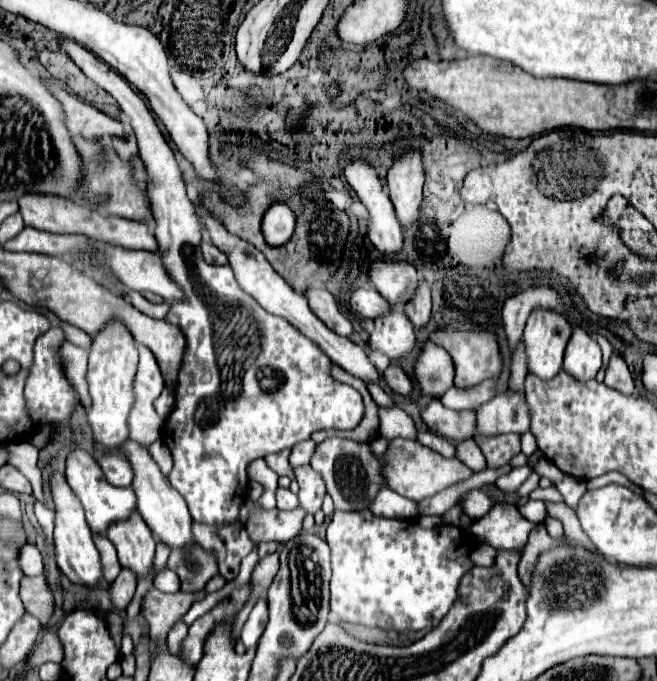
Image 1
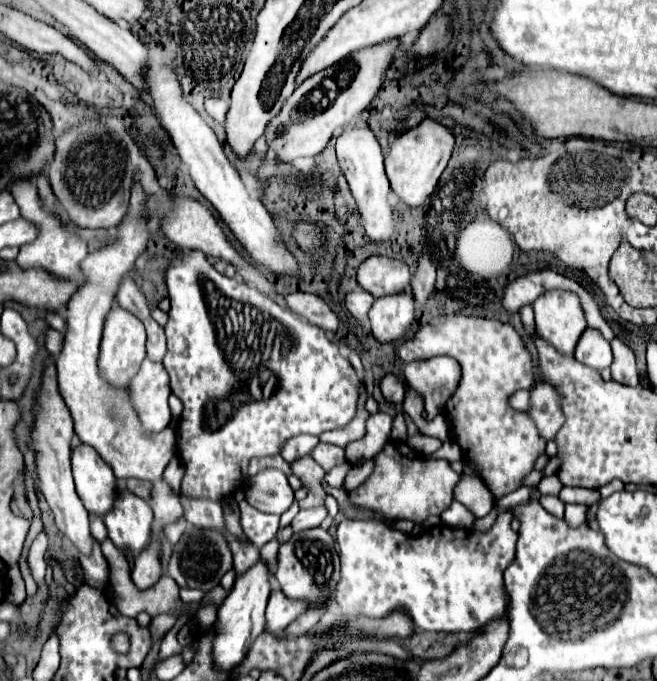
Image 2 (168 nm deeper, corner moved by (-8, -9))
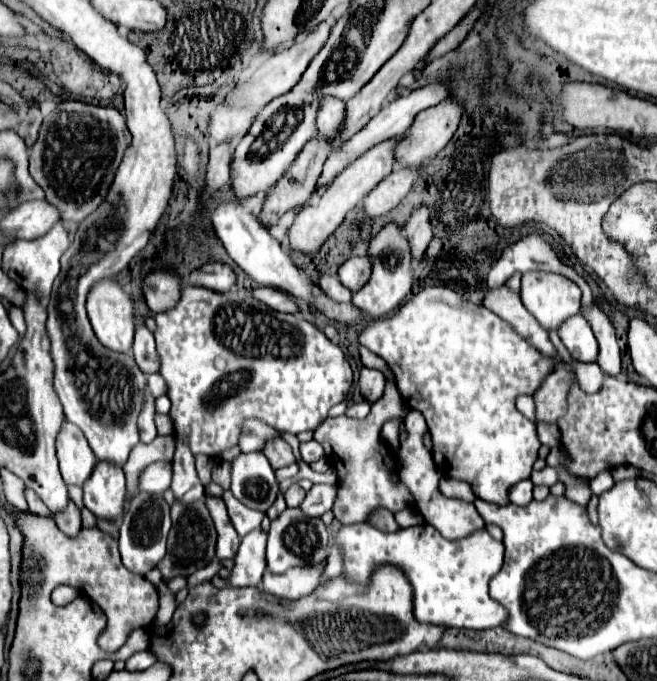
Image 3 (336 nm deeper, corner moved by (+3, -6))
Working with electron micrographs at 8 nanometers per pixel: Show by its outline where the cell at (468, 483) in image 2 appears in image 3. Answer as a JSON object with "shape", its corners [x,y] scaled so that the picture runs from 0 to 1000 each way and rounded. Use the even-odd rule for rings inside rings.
{"shape":[[[671,702],[668,720],[671,720],[671,725],[680,728],[680,731],[699,731],[699,734],[705,731],[705,734],[711,734],[711,737],[717,737],[720,731],[726,731],[726,728],[720,725],[720,717],[711,714],[711,708],[689,705],[689,702]]]}

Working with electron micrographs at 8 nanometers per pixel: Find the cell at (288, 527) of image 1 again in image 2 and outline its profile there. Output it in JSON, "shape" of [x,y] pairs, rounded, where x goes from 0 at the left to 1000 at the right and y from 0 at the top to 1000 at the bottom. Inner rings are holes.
{"shape":[[[478,744],[478,747],[463,747],[457,750],[447,765],[444,765],[444,777],[447,780],[463,780],[463,777],[475,777],[475,774],[487,774],[487,768],[493,765],[493,759],[499,756],[496,744]]]}

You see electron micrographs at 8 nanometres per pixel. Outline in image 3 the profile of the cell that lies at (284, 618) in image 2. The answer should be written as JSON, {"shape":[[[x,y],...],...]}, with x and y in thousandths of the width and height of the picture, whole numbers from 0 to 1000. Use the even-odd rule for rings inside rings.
{"shape":[[[489,831],[476,834],[443,834],[434,843],[412,843],[409,837],[400,843],[397,863],[400,869],[422,875],[428,881],[455,881],[461,875],[470,875],[486,858],[489,858]]]}

